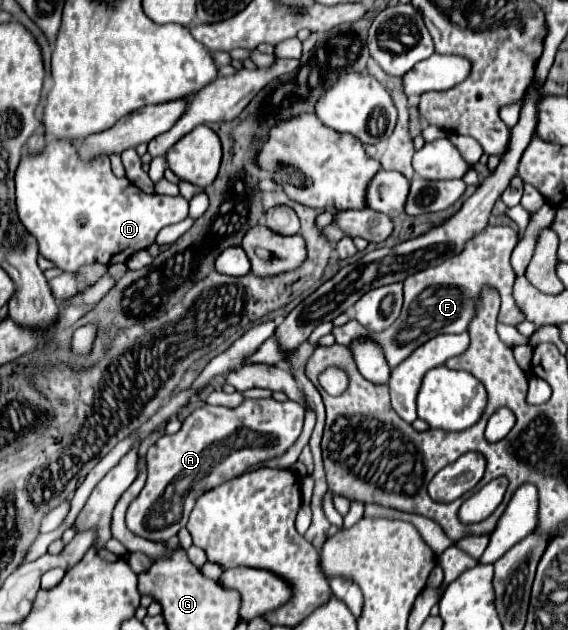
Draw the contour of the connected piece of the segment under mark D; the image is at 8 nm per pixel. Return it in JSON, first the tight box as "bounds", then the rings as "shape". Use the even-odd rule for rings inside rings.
{"bounds":[16,139,188,271],"shape":[[[54,139],[48,141],[46,145],[46,151],[40,153],[40,155],[24,155],[20,165],[18,165],[18,171],[16,171],[16,211],[18,211],[18,219],[22,221],[22,225],[26,227],[26,231],[38,241],[38,247],[42,251],[42,255],[52,261],[58,269],[62,271],[78,271],[80,267],[84,265],[90,265],[90,263],[100,263],[100,265],[110,265],[112,261],[126,261],[134,251],[140,251],[140,249],[146,249],[148,245],[152,245],[156,241],[156,235],[162,227],[166,225],[174,225],[182,219],[188,217],[188,201],[182,197],[182,195],[158,195],[158,193],[144,193],[142,189],[138,189],[134,183],[130,183],[128,179],[118,179],[112,169],[110,169],[110,159],[108,157],[102,157],[102,159],[96,159],[94,163],[82,163],[76,155],[76,149],[72,143],[54,143]],[[84,217],[86,223],[80,225],[78,219]]]}

